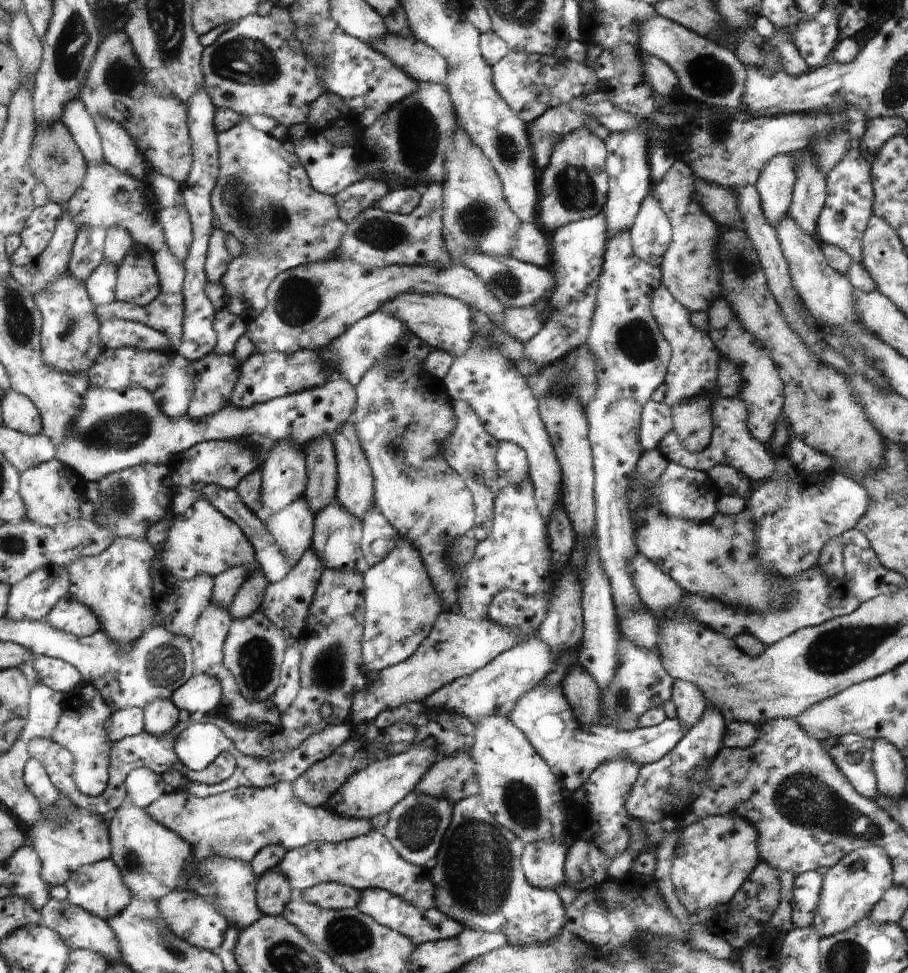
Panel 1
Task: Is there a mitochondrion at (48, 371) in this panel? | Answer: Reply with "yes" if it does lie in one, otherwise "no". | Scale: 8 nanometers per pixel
no

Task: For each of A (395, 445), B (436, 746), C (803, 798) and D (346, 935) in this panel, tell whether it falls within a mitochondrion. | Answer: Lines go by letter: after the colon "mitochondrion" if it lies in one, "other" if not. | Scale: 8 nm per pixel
A: mitochondrion
B: other
C: mitochondrion
D: mitochondrion

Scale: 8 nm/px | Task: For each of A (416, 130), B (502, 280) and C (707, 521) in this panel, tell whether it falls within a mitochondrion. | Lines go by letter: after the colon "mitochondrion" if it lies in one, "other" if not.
A: mitochondrion
B: mitochondrion
C: other

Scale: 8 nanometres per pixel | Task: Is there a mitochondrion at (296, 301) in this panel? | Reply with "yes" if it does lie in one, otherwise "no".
yes

